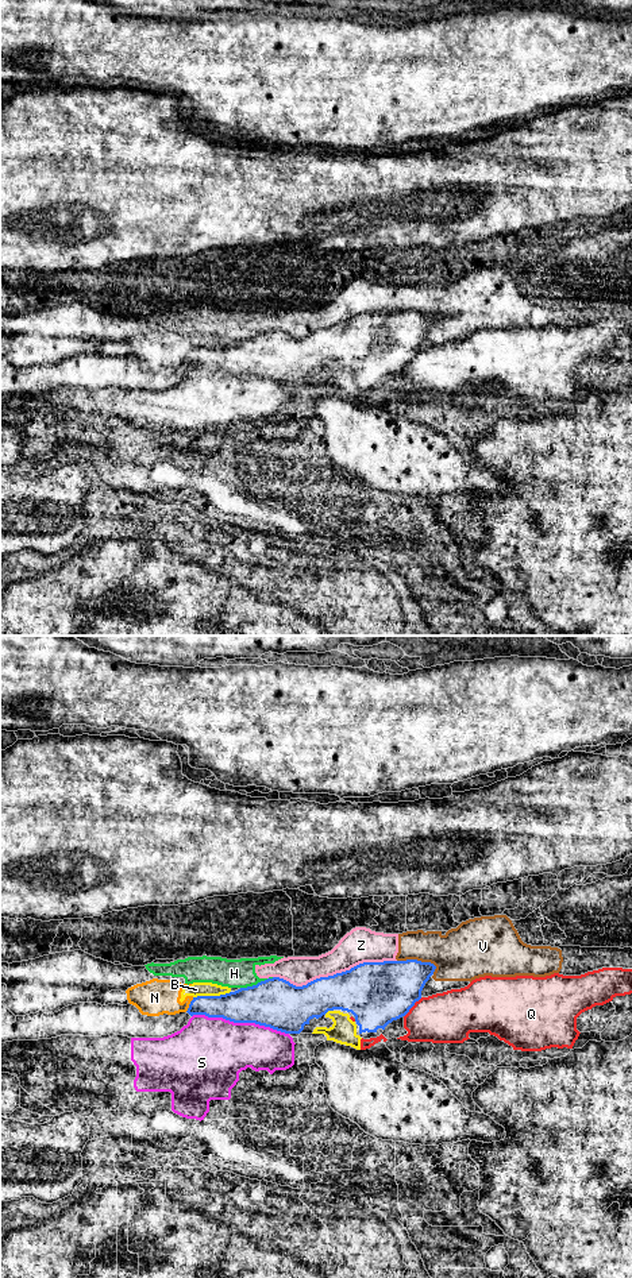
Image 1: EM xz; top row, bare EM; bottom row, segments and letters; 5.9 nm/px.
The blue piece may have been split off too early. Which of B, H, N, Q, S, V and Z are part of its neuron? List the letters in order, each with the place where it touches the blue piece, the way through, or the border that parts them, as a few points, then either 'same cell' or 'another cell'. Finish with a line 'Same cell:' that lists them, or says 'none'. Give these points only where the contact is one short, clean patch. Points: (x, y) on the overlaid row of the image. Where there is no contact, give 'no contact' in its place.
B: meets blue in xz at (211, 996); another cell
H: meets blue in xz at (258, 983); another cell
N: meets blue in xz at (189, 1004); border along xz (193, 997), (185, 1011); another cell
Q: meets blue in xz at (412, 1006); another cell
S: meets blue in xz at (241, 1022); another cell
V: meets blue in xz at (416, 960); another cell
Z: meets blue in xz at (334, 975); another cell
Same cell: none

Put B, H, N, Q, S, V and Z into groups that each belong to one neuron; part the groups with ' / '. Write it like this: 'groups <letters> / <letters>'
groups B N Q / H V Z / S

